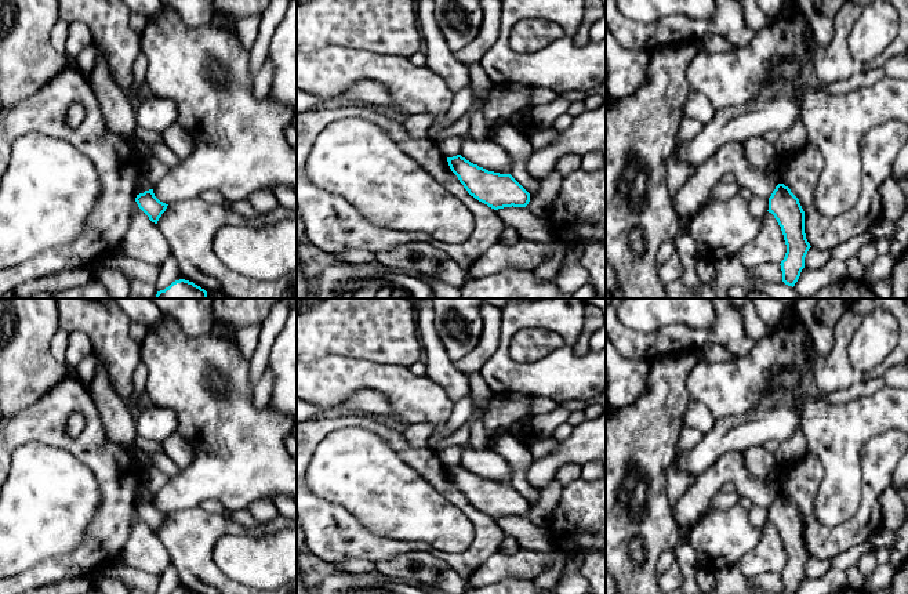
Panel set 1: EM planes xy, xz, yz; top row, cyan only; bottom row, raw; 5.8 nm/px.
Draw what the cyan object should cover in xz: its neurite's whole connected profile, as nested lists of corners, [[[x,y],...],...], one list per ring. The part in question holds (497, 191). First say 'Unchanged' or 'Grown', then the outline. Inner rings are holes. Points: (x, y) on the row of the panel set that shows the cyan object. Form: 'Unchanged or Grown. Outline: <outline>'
Unchanged. Outline: [[[461,155],[447,157],[451,171],[471,196],[488,207],[526,207],[530,193],[511,175],[488,171]]]

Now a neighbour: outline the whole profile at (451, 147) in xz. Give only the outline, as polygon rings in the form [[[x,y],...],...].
[[[453,135],[444,140],[439,149],[443,152],[446,157],[453,157],[461,155],[461,146],[465,135]]]

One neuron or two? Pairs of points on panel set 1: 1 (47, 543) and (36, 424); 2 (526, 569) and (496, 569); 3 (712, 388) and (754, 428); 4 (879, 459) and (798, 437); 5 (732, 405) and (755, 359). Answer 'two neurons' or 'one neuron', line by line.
1: two neurons
2: one neuron
3: two neurons
4: two neurons
5: one neuron

